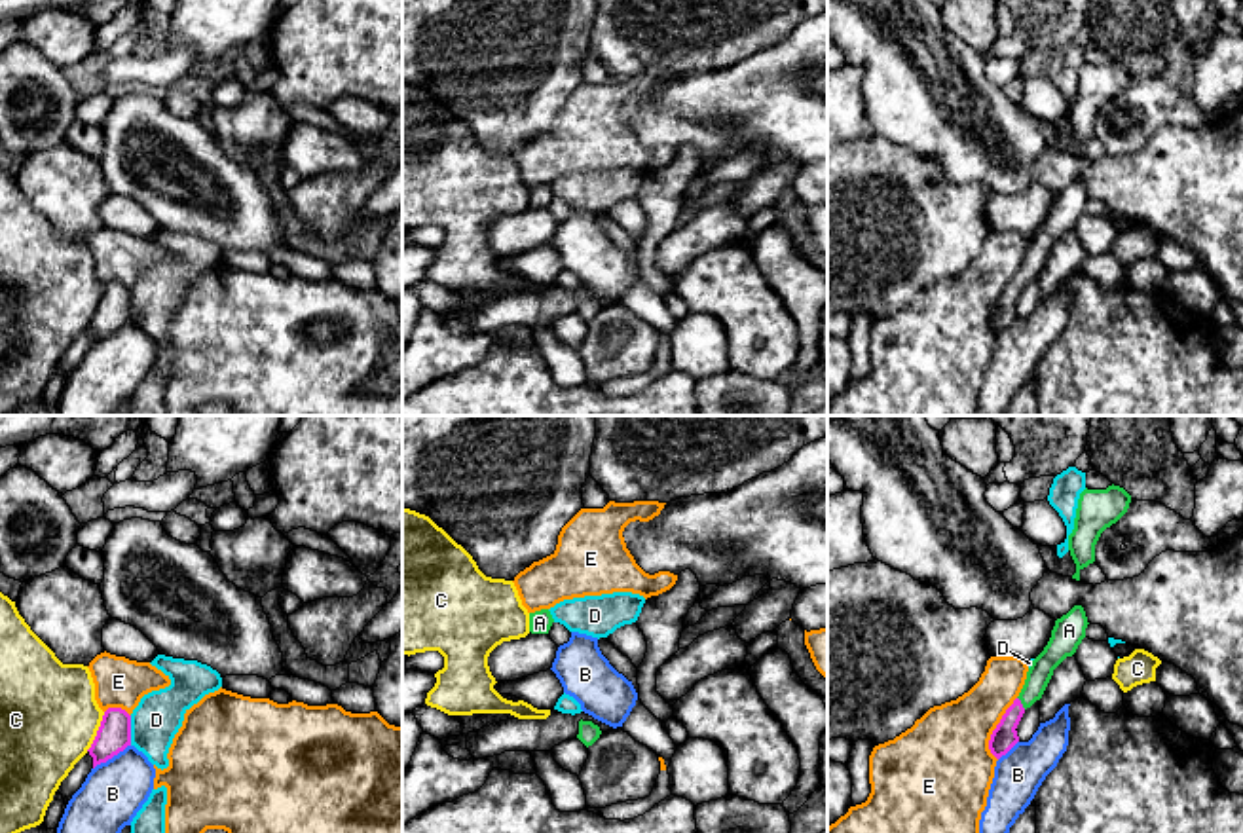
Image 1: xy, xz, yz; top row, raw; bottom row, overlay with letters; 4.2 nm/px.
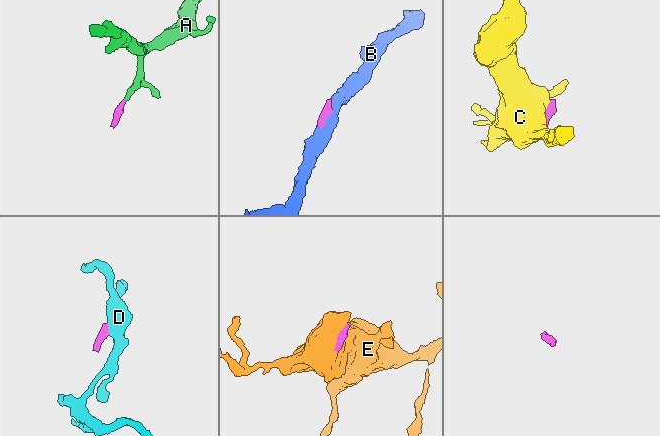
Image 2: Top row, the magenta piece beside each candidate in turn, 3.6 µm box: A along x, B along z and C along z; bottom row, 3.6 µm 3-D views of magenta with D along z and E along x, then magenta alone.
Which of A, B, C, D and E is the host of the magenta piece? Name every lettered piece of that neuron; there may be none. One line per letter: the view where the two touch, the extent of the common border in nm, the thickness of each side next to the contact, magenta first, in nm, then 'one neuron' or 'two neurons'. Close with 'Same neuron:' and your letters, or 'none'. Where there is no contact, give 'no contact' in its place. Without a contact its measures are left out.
A: contact in yz; length 70 nm; calibres 110 and 100 nm; one neuron
B: contact in xy; length 190 nm; calibres 140 and 260 nm; two neurons
C: contact in xy; length 190 nm; calibres 140 and 420 nm; two neurons
D: contact in xy; length 130 nm; calibres 140 and 200 nm; two neurons
E: contact in yz; length 280 nm; calibres 110 and 380 nm; two neurons
Same neuron: A

